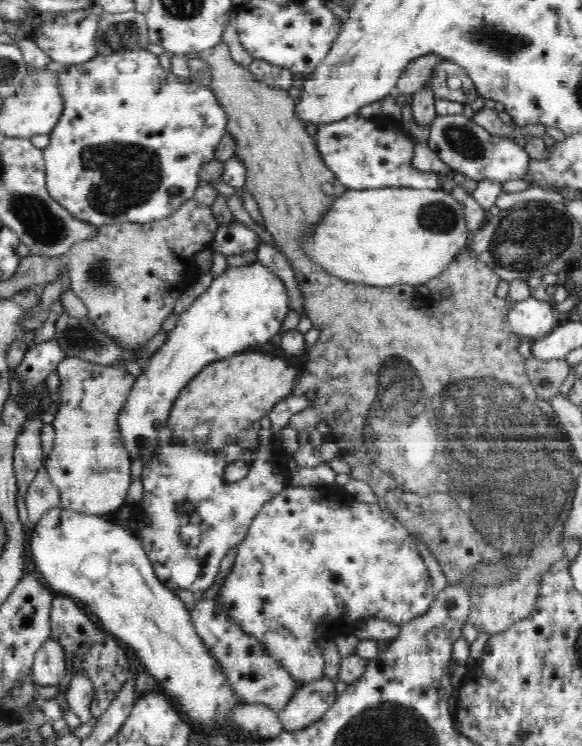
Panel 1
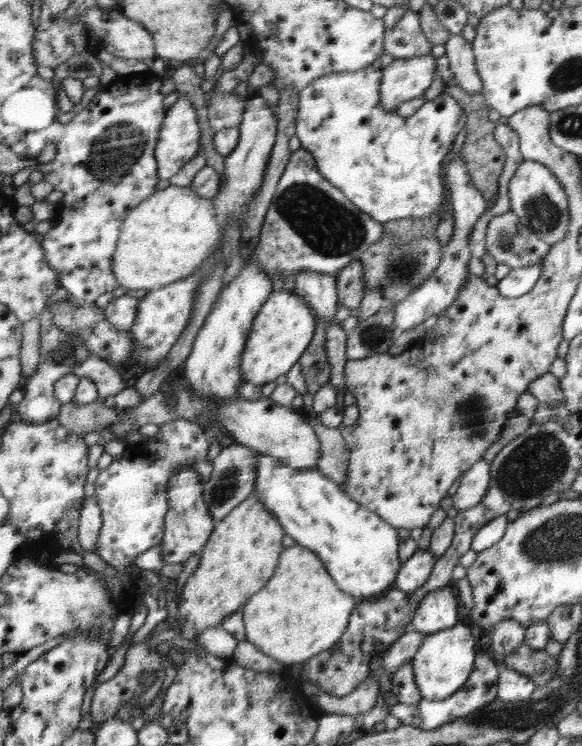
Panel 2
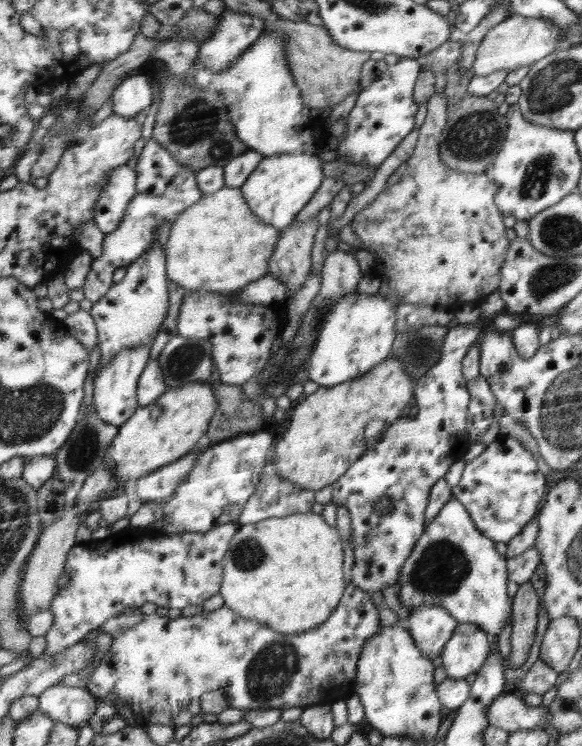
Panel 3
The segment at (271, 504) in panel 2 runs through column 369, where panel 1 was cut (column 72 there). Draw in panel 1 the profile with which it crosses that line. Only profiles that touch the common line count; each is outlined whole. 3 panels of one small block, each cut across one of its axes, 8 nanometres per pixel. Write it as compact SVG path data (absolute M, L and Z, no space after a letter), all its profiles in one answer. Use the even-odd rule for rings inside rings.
M59 504L55 505L54 508L48 509L46 515L42 516L42 518L35 523L35 528L30 538L30 548L34 564L38 572L42 574L40 578L44 578L44 582L46 582L50 588L54 588L54 590L58 590L58 592L64 592L66 597L74 598L75 601L79 602L91 617L95 620L100 620L100 628L104 632L110 632L122 646L131 652L132 657L140 659L140 661L144 663L144 670L158 679L158 683L160 683L160 686L165 690L164 694L175 702L181 714L185 716L187 722L214 726L218 725L224 729L234 724L230 721L230 712L232 712L234 706L240 706L240 702L235 698L231 686L227 684L223 672L219 670L219 664L212 658L211 651L208 651L207 648L203 646L202 639L199 638L198 633L195 631L195 626L190 622L190 613L186 610L180 597L175 595L174 591L171 591L158 580L153 569L153 563L149 559L149 555L145 551L145 548L142 547L141 540L138 539L137 534L134 536L128 534L128 530L126 530L124 526L118 526L118 524L114 524L114 522L108 522L108 520L102 518L102 515L78 513L73 509L64 509Z

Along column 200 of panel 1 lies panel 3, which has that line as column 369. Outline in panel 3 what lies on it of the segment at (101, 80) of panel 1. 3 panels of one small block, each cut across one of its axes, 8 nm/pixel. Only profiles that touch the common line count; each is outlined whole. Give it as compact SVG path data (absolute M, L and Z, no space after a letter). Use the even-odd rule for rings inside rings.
M400 57L396 64L387 66L381 77L370 86L362 88L357 96L345 136L338 138L338 158L344 162L366 164L372 170L378 168L390 152L414 130L414 114L418 106L412 93L416 78L421 73L416 57Z

